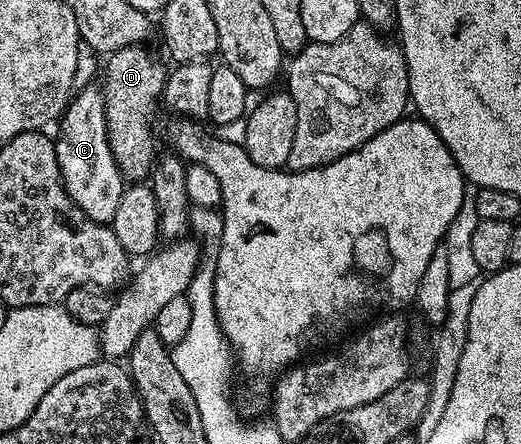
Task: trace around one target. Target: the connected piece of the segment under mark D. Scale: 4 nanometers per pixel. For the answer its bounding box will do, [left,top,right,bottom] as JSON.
[100,46,167,182]

